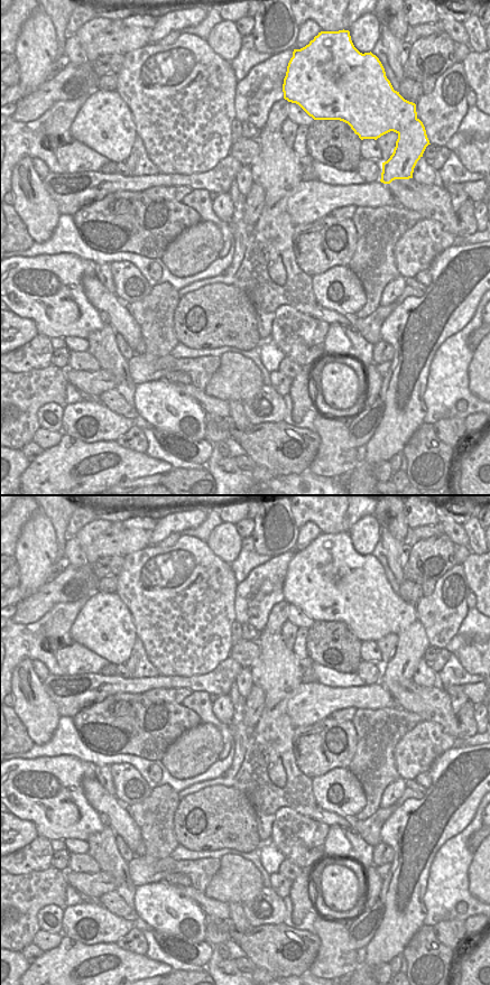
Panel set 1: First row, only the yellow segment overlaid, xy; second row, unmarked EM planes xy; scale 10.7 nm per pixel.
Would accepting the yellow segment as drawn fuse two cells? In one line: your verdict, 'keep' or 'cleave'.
cleave

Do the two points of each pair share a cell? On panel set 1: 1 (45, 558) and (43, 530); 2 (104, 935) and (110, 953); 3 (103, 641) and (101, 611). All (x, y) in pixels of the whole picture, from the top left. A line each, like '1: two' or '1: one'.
1: one
2: two
3: one

